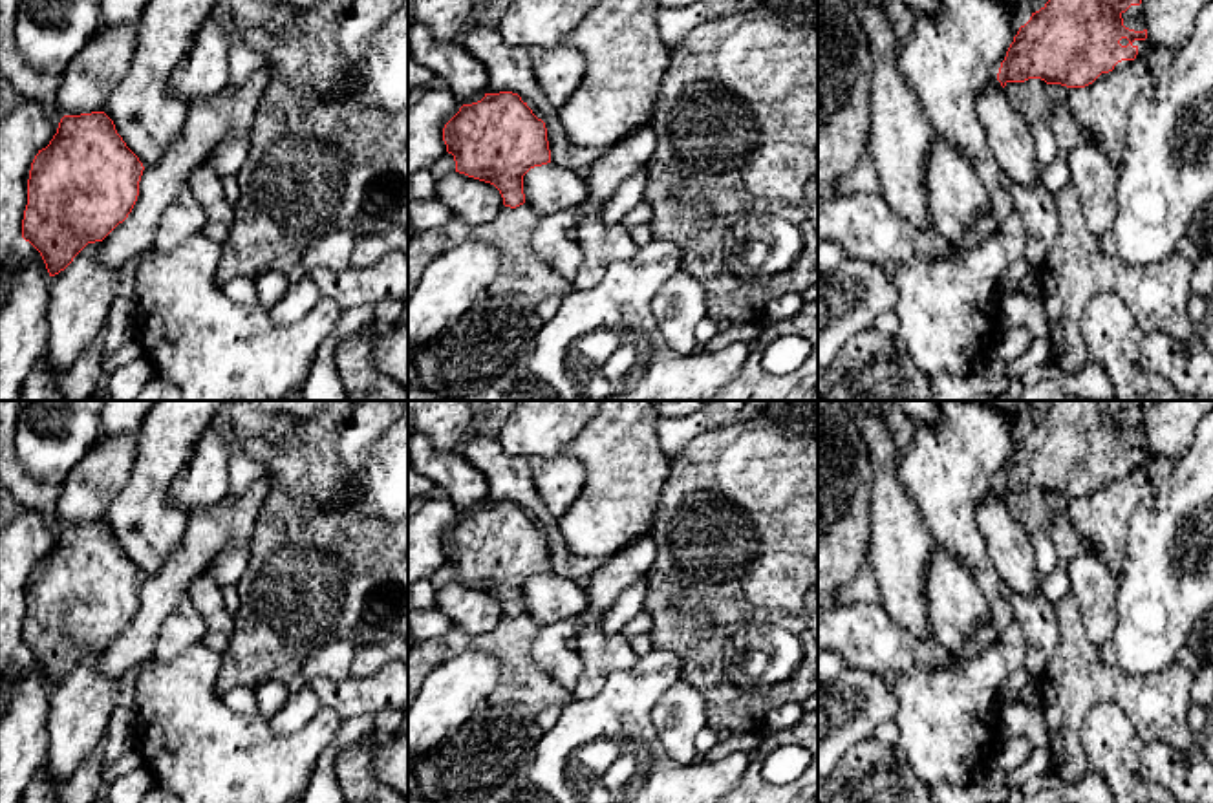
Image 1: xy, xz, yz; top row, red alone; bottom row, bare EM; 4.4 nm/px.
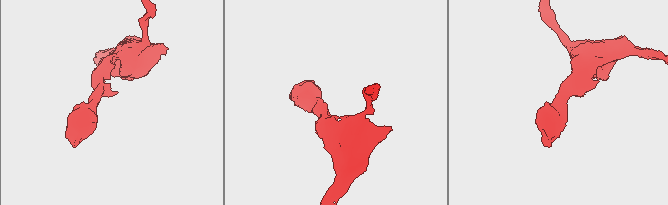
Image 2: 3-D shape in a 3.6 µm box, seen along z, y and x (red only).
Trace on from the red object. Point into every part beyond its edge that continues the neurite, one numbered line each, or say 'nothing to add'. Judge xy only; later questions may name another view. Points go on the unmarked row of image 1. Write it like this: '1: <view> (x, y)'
nothing to add

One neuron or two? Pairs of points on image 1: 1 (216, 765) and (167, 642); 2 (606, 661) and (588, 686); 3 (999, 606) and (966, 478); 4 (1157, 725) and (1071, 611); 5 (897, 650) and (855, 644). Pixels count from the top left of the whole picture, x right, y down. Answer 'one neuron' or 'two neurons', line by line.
1: two neurons
2: one neuron
3: one neuron
4: one neuron
5: one neuron

